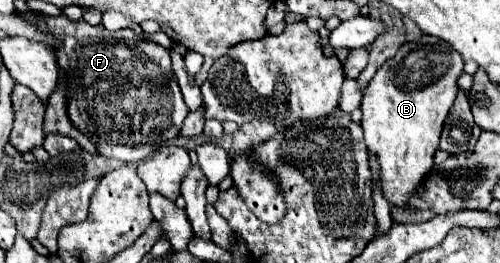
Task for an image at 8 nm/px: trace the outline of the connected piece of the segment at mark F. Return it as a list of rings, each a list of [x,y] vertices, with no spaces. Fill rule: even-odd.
[[[23,16],[29,22],[35,22],[41,30],[53,32],[57,36],[57,42],[61,46],[57,48],[57,62],[61,70],[69,76],[69,118],[73,124],[85,132],[91,142],[95,144],[97,152],[107,156],[107,158],[119,158],[123,162],[135,162],[135,160],[145,160],[151,156],[151,152],[157,148],[157,144],[171,140],[179,134],[179,128],[189,114],[189,108],[181,96],[177,78],[171,68],[171,54],[167,48],[147,42],[135,36],[133,30],[119,30],[119,32],[109,32],[103,24],[101,26],[91,26],[85,20],[71,22],[61,16]],[[63,20],[65,24],[71,26],[75,34],[63,34],[61,28],[57,28],[57,22]]]

